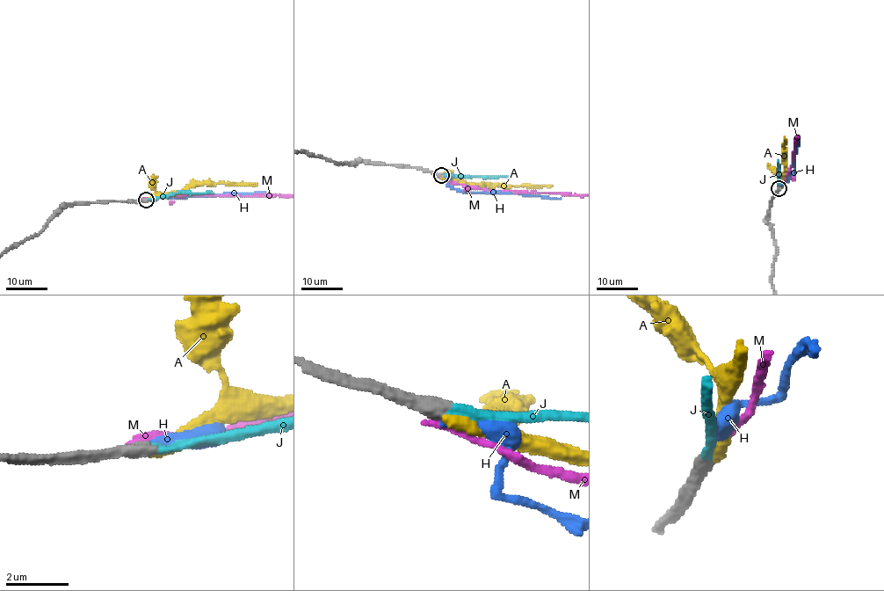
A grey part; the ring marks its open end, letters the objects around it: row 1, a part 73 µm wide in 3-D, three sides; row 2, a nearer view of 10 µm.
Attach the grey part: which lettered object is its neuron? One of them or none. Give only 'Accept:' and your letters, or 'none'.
Accept: J

